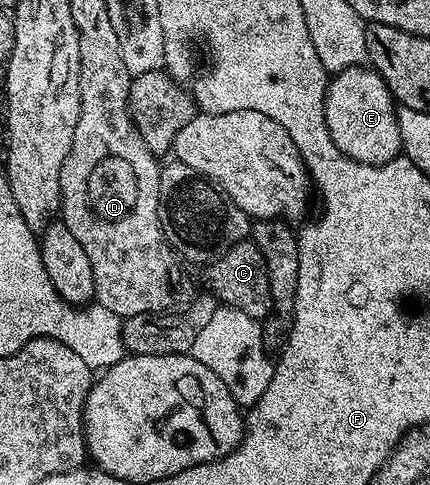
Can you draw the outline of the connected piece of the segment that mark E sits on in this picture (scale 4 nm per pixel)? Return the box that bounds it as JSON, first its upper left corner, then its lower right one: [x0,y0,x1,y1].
[324,66,401,164]

